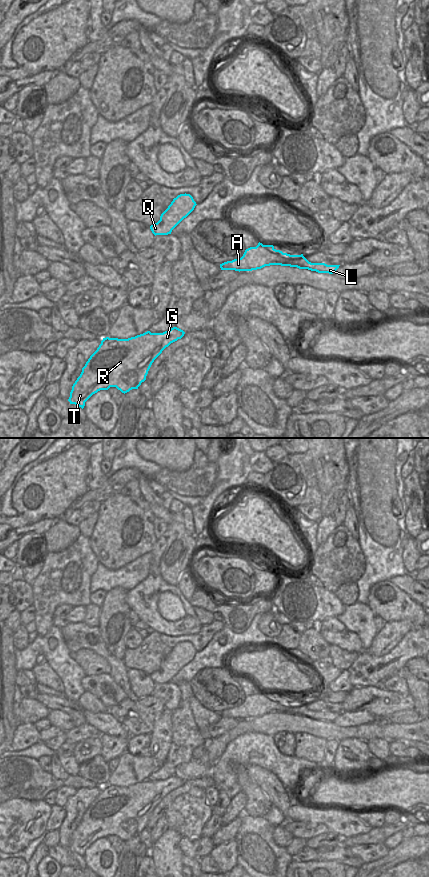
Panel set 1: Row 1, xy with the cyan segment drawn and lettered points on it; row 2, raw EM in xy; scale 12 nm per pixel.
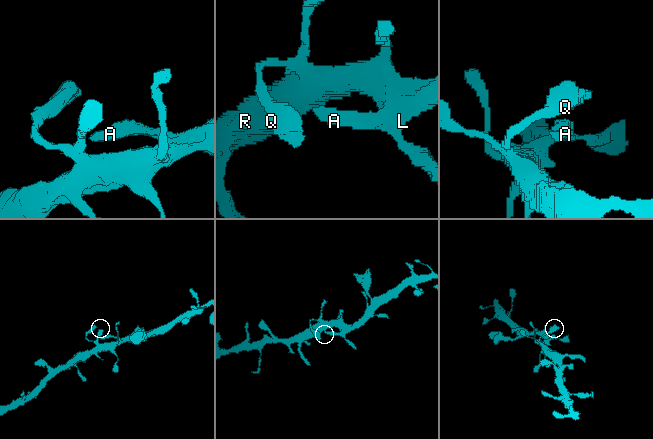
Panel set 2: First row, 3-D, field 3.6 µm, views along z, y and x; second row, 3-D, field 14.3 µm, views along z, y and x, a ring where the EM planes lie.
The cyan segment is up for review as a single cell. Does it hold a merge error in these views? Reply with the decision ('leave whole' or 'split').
leave whole

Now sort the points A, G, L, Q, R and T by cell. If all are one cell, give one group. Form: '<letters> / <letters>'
A G L Q R T

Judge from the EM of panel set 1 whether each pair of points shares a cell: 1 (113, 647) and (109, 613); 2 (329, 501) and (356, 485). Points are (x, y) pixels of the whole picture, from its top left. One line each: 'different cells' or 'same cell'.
1: same cell
2: different cells

